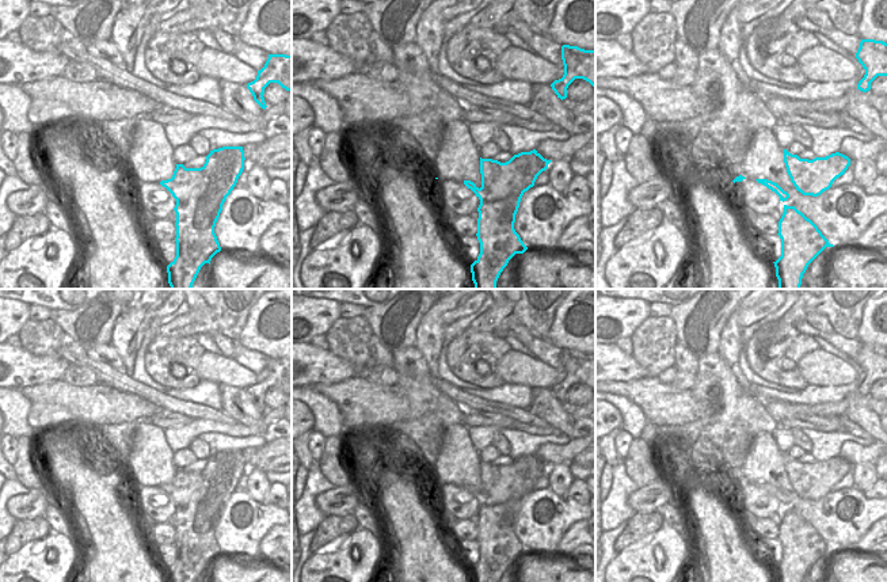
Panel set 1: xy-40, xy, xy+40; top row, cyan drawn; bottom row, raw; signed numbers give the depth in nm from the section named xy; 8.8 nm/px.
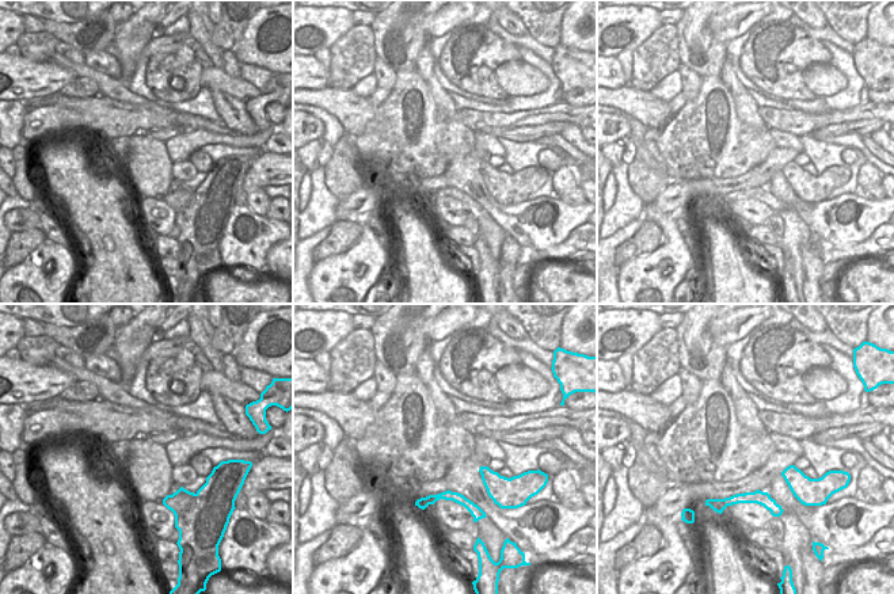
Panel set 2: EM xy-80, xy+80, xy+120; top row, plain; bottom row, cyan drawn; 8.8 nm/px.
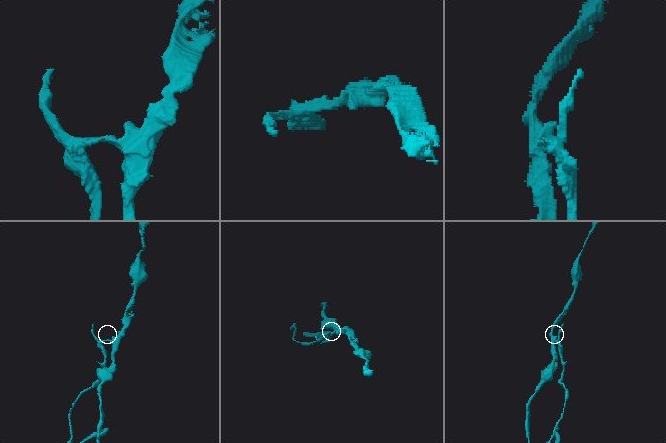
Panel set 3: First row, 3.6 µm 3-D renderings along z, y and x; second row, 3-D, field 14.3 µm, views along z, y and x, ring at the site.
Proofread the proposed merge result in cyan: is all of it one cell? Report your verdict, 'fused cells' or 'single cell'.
fused cells

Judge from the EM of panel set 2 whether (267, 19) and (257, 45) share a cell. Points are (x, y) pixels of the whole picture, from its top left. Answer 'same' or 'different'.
same

